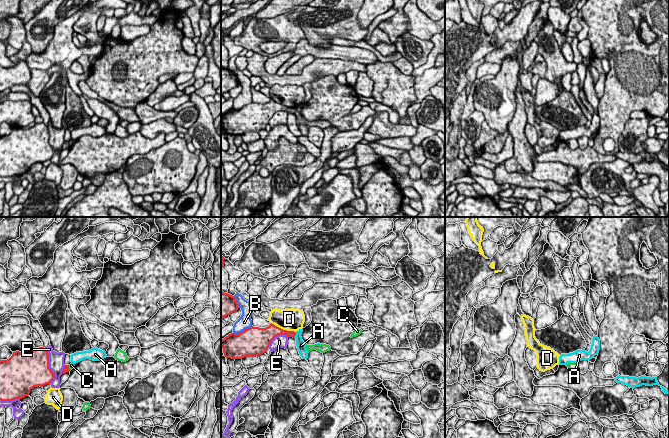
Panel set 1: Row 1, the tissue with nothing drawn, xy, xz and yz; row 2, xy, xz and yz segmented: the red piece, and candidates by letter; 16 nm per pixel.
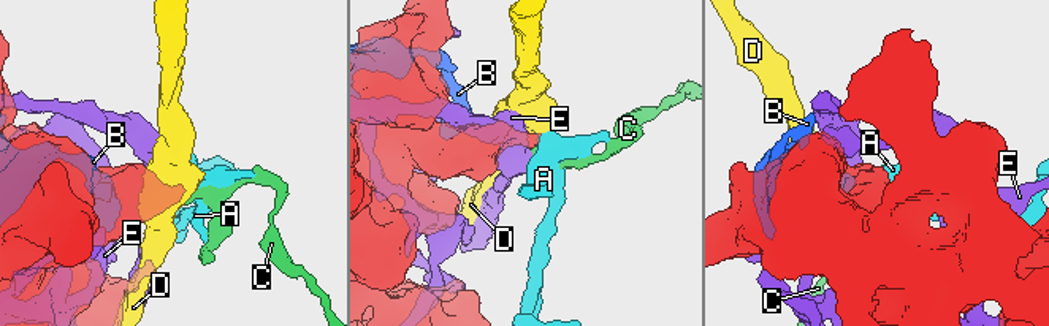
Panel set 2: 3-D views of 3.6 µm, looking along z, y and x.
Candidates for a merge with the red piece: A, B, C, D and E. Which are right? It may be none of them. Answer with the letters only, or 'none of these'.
none of these

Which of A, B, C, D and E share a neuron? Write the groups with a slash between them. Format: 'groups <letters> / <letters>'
groups A / B / C / D / E

